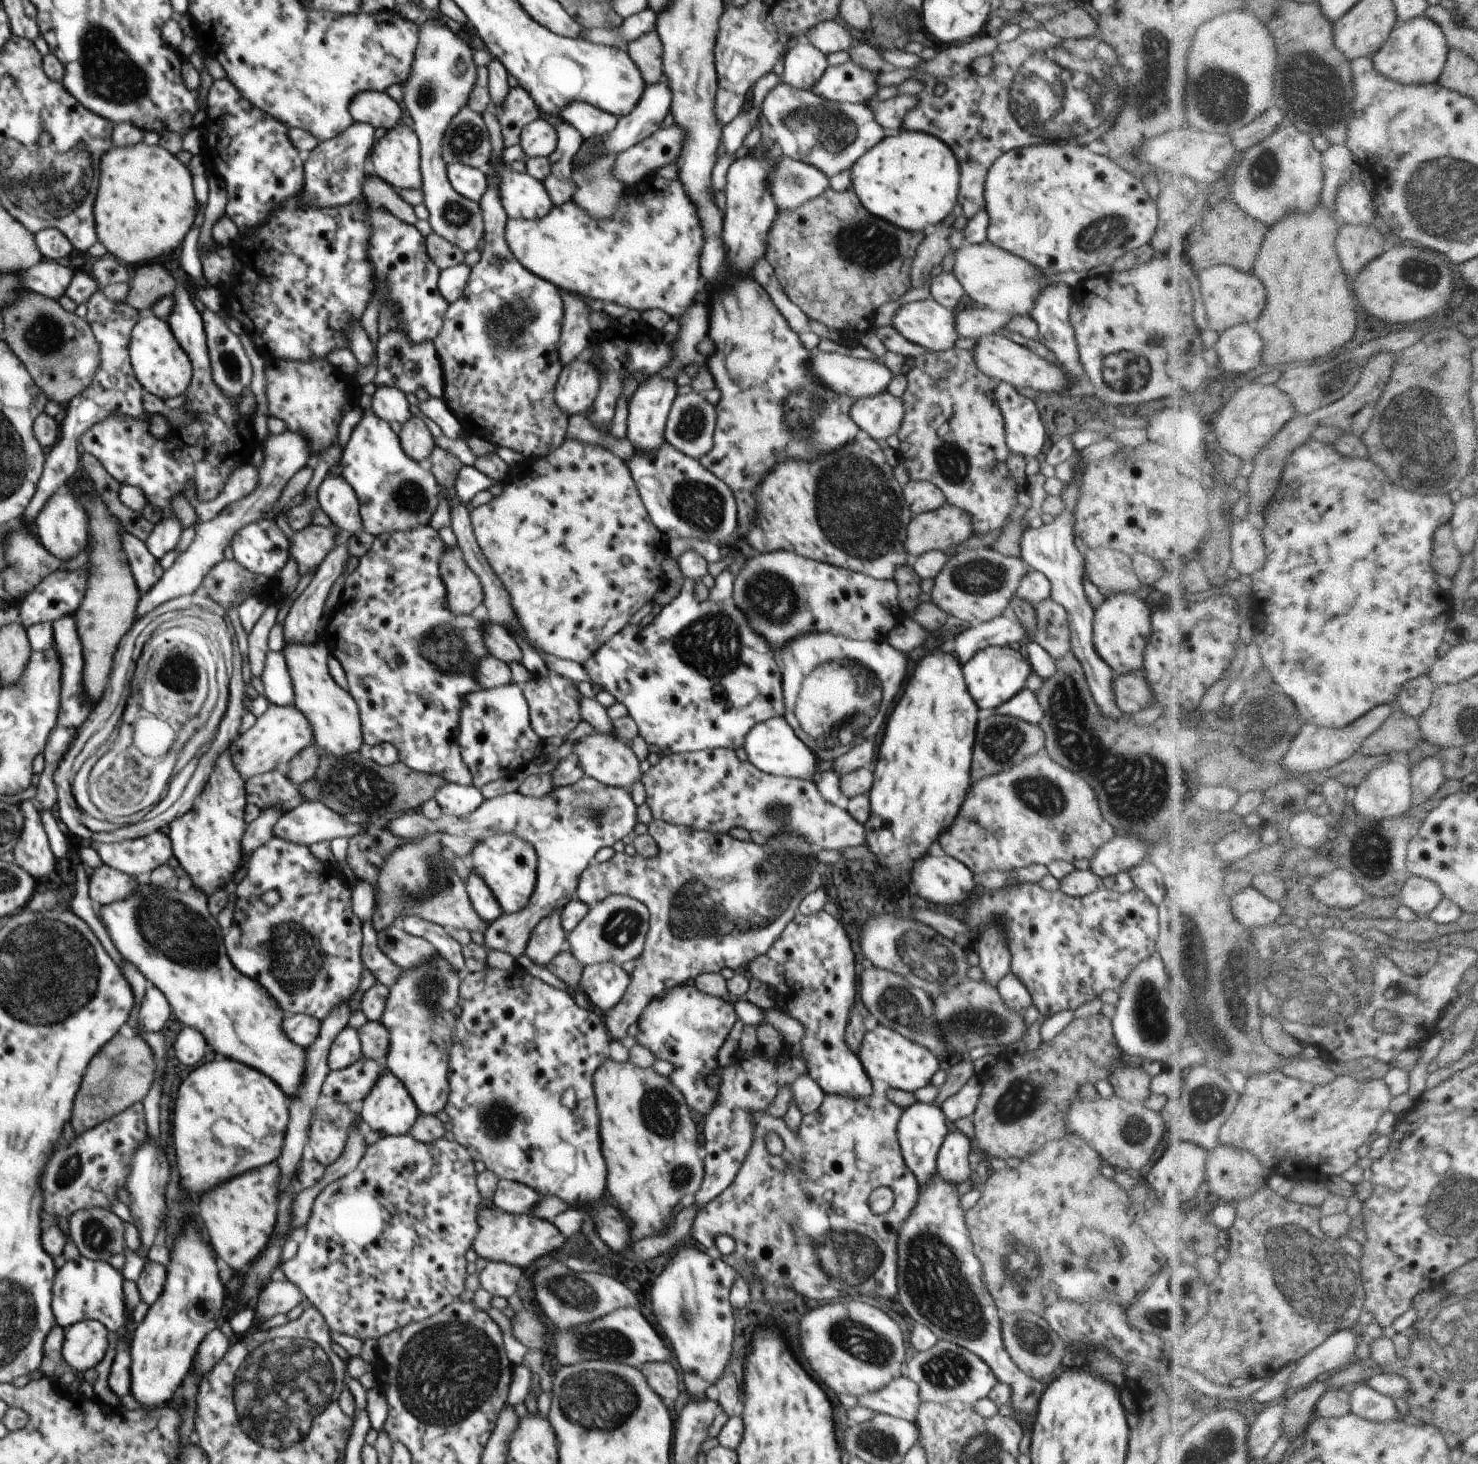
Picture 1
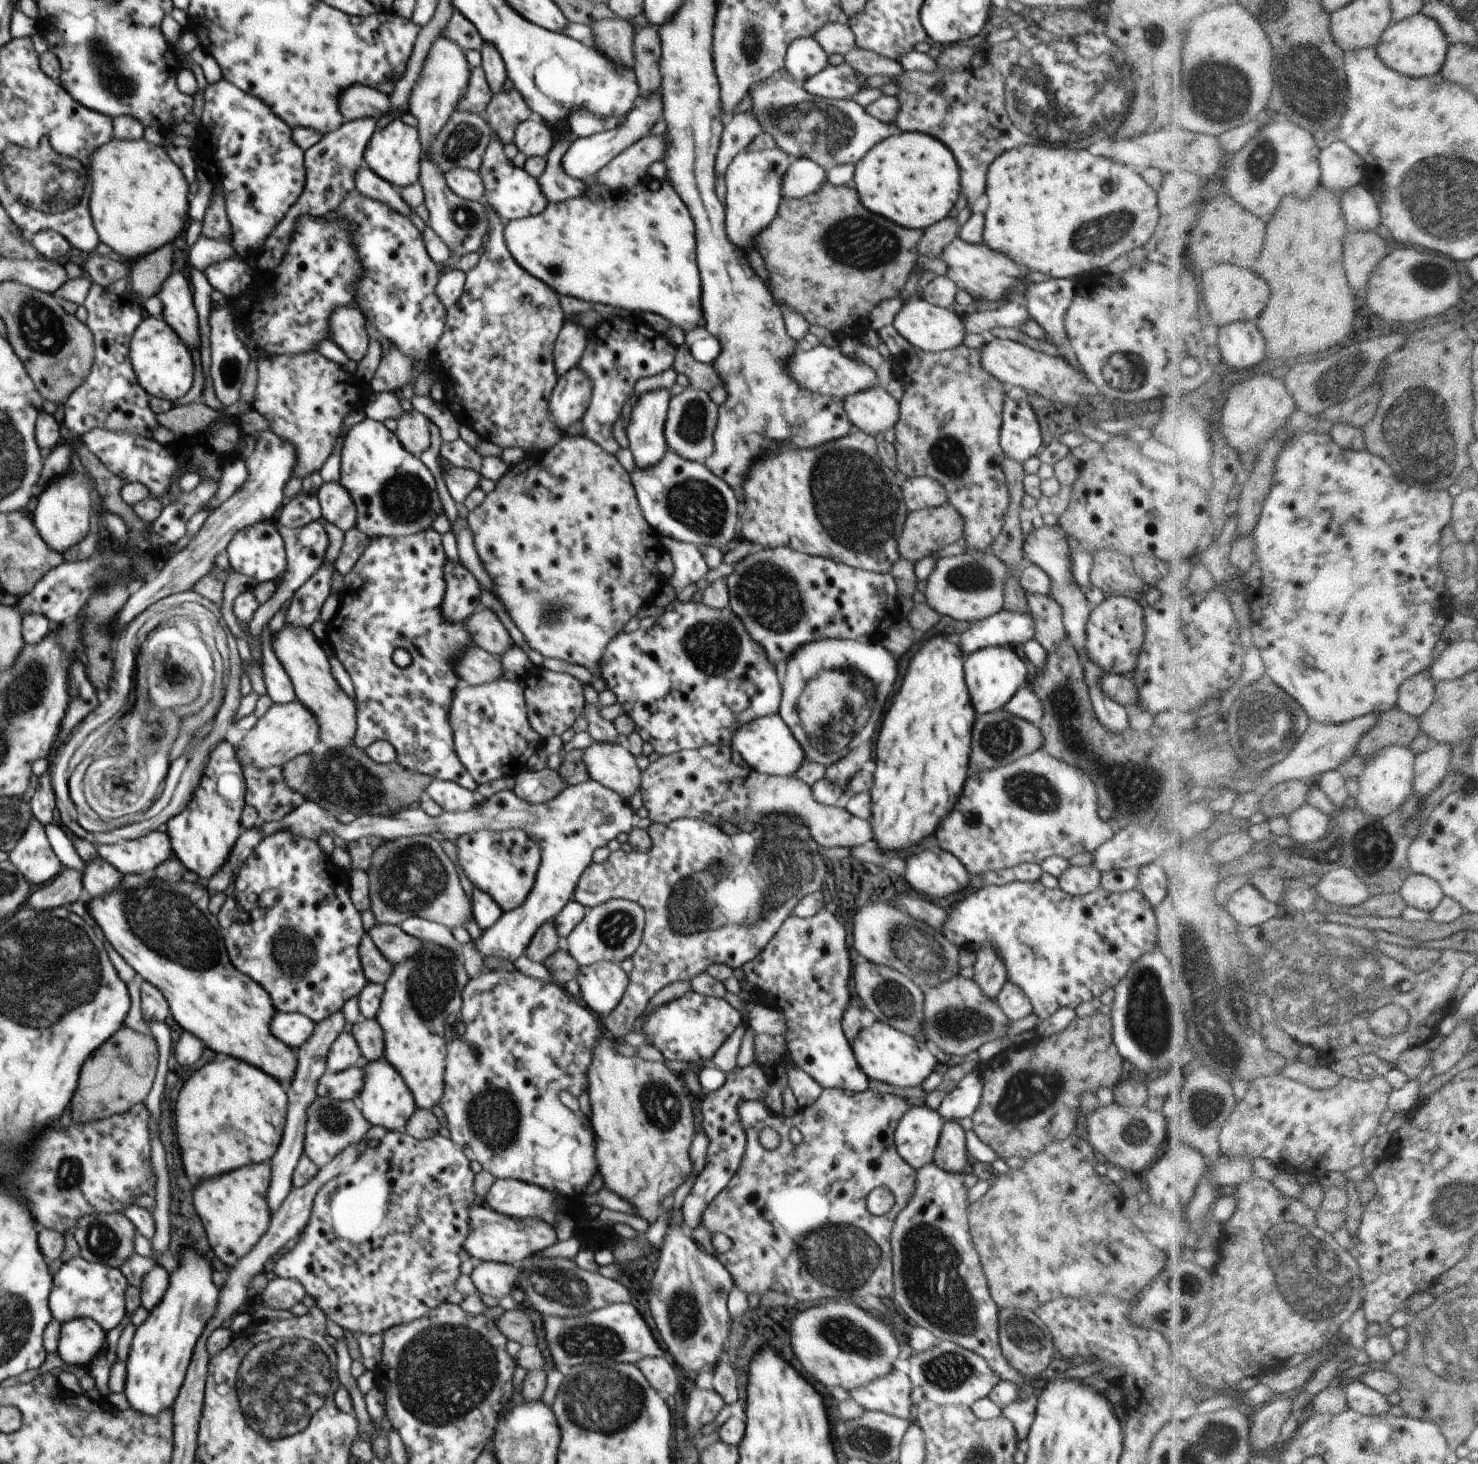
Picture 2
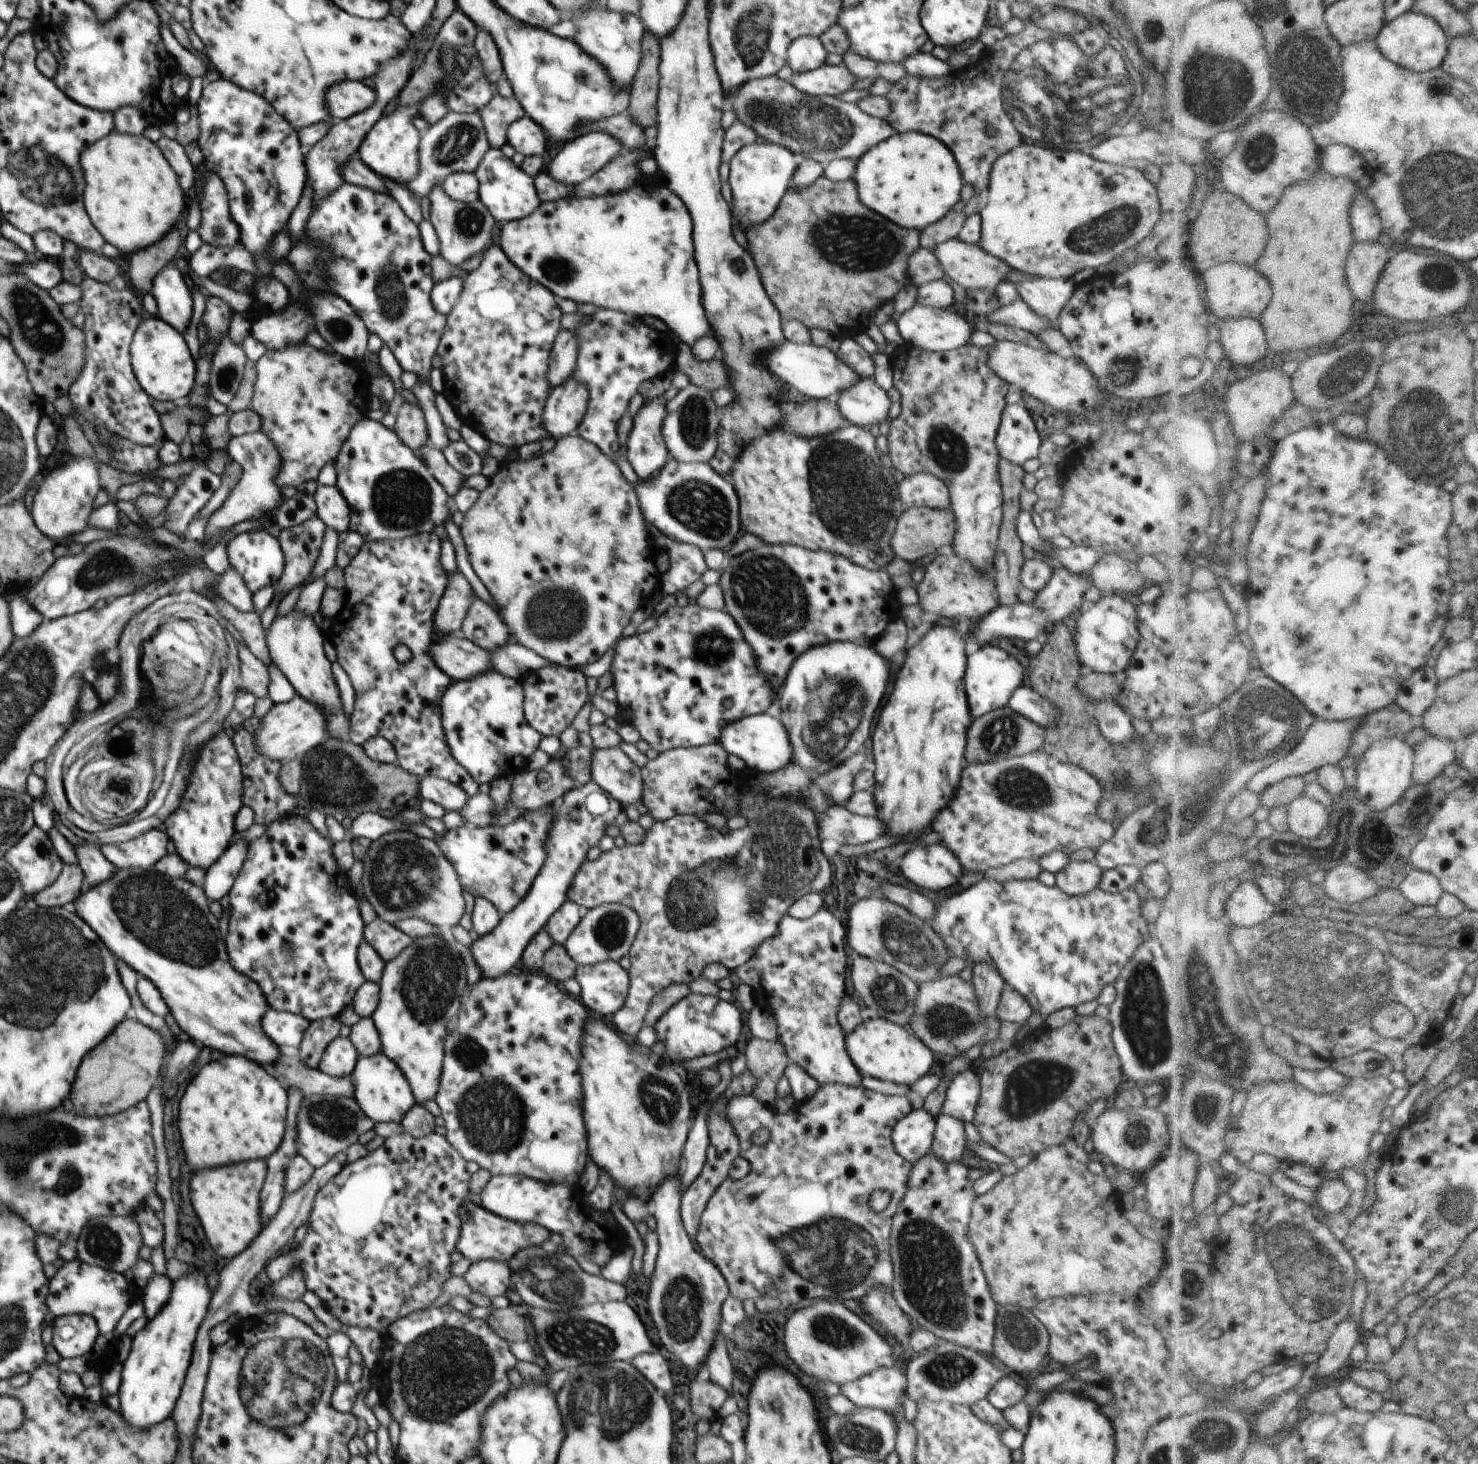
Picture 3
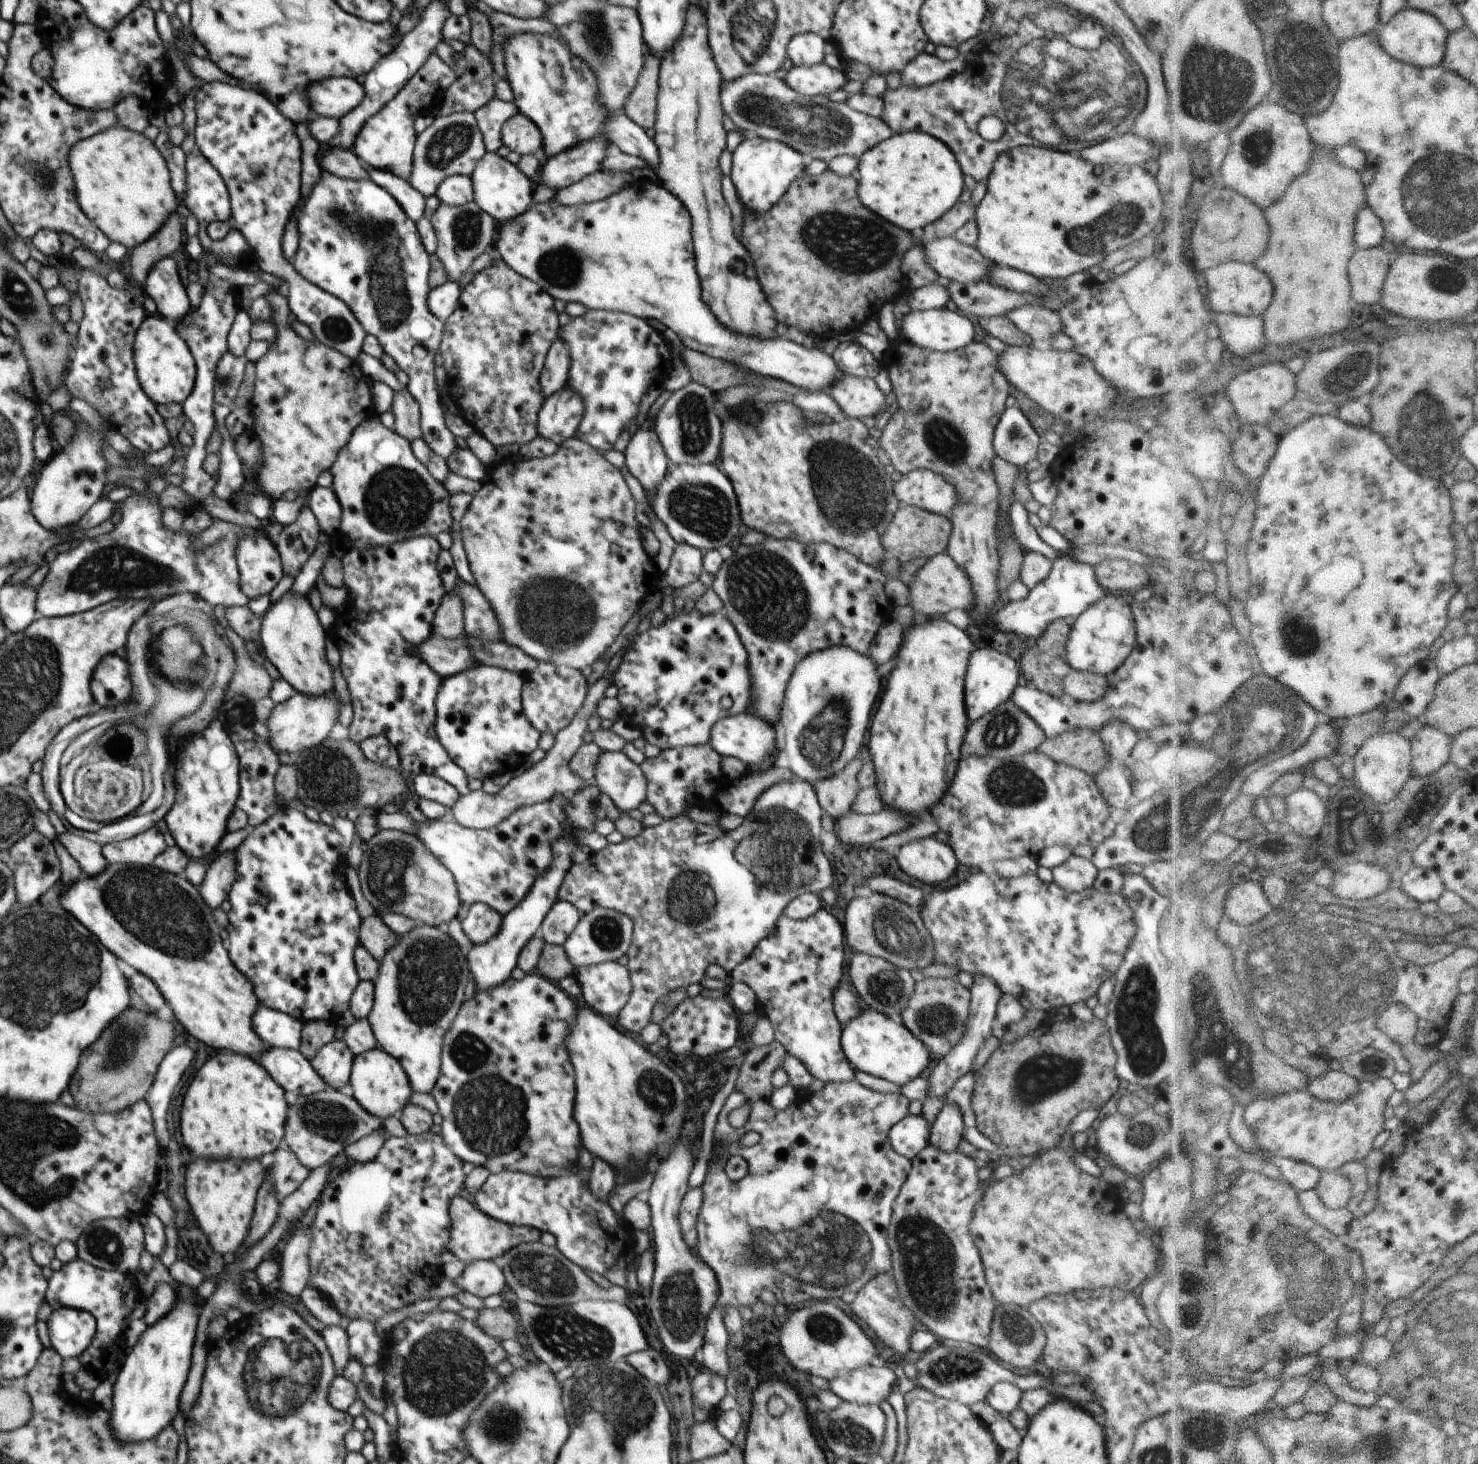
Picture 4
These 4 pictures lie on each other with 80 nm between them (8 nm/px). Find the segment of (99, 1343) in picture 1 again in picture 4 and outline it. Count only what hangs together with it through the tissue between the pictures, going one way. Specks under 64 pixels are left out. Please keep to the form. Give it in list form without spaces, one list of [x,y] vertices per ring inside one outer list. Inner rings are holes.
[[[58,1307],[47,1320],[53,1349],[63,1358],[79,1357],[97,1331],[97,1322],[88,1311]]]

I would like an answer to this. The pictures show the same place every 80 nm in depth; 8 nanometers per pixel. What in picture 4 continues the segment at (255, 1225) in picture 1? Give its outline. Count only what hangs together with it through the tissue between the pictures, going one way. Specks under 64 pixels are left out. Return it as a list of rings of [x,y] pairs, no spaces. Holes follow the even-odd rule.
[[[208,1159],[189,1164],[185,1171],[185,1194],[192,1214],[210,1246],[217,1253],[233,1257],[249,1235],[257,1194],[267,1172],[266,1164],[259,1159]]]

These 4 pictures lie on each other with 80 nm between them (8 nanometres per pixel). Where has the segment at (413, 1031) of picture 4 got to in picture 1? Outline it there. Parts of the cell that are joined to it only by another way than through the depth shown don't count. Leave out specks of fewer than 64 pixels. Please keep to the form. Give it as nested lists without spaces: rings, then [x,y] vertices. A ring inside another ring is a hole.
[[[438,954],[422,966],[410,970],[412,972],[403,974],[389,989],[380,1020],[389,1030],[389,1051],[383,1063],[388,1072],[402,1081],[420,1115],[437,1115],[445,1110],[450,1096],[449,1050],[441,1039],[434,1017],[440,1014],[448,1016],[458,1006],[462,975]]]

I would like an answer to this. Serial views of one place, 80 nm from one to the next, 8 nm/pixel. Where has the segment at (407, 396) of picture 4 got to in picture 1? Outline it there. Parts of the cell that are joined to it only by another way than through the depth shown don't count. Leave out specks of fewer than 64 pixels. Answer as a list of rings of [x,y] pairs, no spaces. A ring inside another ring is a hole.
[[[412,416],[403,424],[402,430],[397,435],[400,437],[402,450],[420,464],[436,447],[432,433],[420,417]]]

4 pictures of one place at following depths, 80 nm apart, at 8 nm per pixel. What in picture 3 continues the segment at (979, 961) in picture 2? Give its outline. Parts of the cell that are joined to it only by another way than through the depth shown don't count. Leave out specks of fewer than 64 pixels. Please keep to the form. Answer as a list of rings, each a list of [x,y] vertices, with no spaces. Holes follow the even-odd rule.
[[[986,961],[976,963],[973,966],[971,983],[974,985],[983,1015],[987,1019],[994,1018],[995,1010],[1006,985],[1002,975],[992,963]]]

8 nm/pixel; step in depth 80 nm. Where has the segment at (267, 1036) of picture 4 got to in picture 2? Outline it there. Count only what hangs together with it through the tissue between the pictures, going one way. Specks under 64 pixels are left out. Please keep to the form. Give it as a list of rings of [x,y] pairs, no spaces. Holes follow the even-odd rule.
[[[276,1011],[271,1020],[271,1031],[285,1045],[297,1050],[310,1038],[315,1022],[302,1013]]]

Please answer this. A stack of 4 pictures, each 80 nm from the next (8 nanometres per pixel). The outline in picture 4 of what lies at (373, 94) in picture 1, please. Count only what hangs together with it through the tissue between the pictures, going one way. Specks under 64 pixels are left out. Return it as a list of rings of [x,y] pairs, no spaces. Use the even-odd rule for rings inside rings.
[[[332,77],[324,79],[322,81],[310,83],[307,87],[307,99],[310,99],[311,109],[314,109],[315,116],[311,119],[314,120],[316,117],[332,117],[340,120],[345,114],[352,112],[359,104],[364,100],[365,90],[364,87],[350,77]]]

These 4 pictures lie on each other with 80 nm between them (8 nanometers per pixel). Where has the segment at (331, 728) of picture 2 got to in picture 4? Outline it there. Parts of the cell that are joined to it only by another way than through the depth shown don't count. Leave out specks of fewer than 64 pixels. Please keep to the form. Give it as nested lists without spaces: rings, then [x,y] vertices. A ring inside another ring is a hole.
[[[288,591],[262,617],[261,643],[264,654],[298,693],[320,698],[334,690],[333,668],[328,662],[325,646],[328,637],[329,631],[320,624],[307,596],[294,592]]]

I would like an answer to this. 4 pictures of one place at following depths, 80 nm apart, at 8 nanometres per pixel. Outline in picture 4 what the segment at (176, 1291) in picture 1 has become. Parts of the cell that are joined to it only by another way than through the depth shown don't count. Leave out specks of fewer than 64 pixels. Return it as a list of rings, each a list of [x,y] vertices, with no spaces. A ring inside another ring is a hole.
[[[180,1284],[172,1310],[169,1310],[168,1314],[165,1314],[158,1322],[147,1326],[146,1330],[140,1334],[137,1344],[128,1350],[127,1357],[118,1370],[110,1410],[111,1433],[119,1441],[142,1442],[155,1437],[165,1426],[178,1423],[181,1392],[191,1367],[191,1356],[202,1304],[204,1304],[204,1299],[197,1294],[197,1289],[194,1290],[185,1284]]]

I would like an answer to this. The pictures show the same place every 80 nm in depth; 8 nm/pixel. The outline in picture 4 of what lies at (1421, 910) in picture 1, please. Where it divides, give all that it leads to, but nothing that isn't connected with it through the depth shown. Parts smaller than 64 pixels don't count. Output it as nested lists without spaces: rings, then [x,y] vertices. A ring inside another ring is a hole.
[[[1418,866],[1412,868],[1412,870],[1403,878],[1401,887],[1412,896],[1412,898],[1419,900],[1421,903],[1432,902],[1432,900],[1435,900],[1438,903],[1448,889],[1439,870]]]

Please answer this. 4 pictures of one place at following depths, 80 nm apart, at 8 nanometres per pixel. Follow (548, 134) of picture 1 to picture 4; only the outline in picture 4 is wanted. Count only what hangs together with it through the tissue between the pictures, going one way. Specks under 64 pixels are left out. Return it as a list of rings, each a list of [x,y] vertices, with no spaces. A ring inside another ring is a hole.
[[[522,113],[514,115],[502,125],[501,140],[511,151],[522,156],[533,155],[543,148],[540,129]]]

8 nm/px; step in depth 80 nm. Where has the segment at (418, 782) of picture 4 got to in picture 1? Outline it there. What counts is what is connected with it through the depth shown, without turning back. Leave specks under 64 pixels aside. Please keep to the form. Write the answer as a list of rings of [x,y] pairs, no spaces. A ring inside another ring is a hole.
[[[447,782],[439,788],[434,799],[440,805],[444,815],[465,817],[472,814],[485,799],[480,789],[472,785],[459,785]]]

